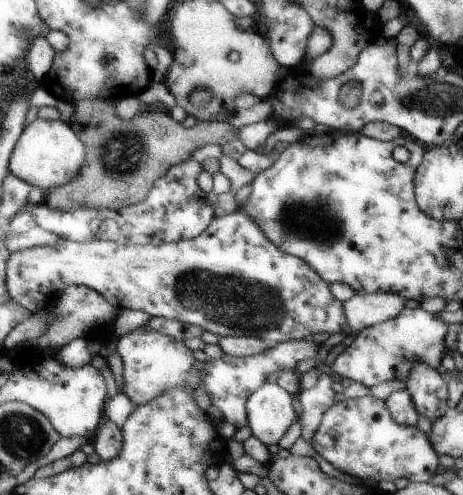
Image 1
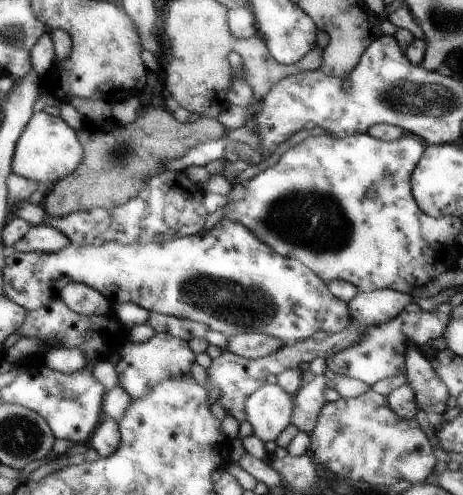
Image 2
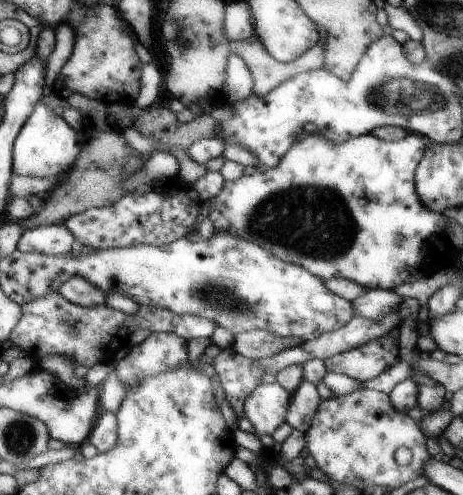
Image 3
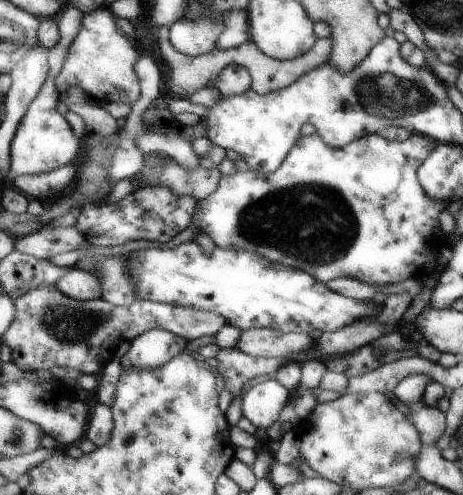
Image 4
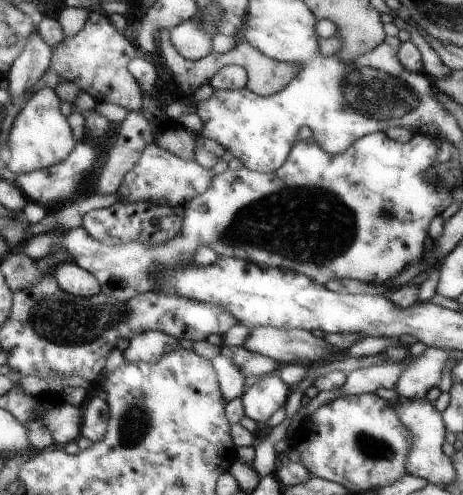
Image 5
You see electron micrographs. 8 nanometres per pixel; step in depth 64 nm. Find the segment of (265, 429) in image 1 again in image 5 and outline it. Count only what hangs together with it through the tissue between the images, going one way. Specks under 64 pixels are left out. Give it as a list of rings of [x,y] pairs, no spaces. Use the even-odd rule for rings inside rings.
[[[275,374],[263,376],[257,384],[253,384],[249,390],[245,390],[245,394],[241,396],[245,416],[255,422],[265,424],[273,412],[283,408],[289,392],[291,392],[289,386]]]

